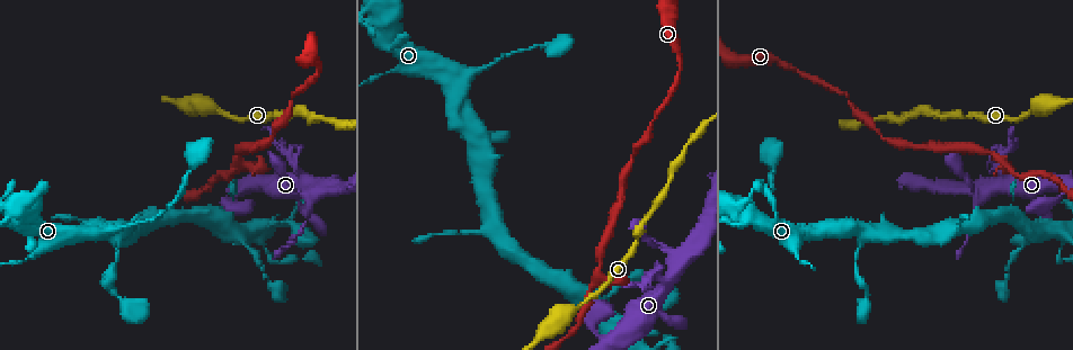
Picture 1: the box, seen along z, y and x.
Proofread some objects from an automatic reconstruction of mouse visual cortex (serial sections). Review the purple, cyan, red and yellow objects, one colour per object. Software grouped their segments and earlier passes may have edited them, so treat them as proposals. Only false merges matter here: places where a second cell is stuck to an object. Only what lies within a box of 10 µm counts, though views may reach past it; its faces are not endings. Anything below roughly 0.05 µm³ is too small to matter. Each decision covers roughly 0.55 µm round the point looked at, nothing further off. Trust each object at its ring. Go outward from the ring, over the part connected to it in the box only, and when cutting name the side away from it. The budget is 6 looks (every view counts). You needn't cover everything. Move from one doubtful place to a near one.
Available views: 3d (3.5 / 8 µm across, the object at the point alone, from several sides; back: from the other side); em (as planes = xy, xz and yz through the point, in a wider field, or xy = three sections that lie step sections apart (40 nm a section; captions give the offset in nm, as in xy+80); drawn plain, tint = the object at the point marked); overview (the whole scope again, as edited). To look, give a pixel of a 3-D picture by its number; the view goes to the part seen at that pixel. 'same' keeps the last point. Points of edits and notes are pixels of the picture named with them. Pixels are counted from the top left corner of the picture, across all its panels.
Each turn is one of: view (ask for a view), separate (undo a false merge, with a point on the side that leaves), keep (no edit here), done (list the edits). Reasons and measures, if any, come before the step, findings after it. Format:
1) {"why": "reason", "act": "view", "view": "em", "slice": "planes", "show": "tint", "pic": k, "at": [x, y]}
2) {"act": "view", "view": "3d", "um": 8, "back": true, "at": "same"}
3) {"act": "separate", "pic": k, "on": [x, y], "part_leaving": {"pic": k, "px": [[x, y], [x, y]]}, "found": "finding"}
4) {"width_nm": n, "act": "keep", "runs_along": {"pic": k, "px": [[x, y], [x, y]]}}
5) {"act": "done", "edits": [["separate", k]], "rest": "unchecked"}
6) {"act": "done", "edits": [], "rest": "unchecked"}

{"why": "arms part here", "act": "view", "view": "3d", "um": 3.5, "pic": 1, "at": [598, 275]}

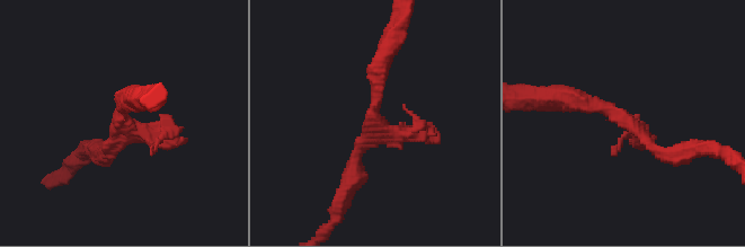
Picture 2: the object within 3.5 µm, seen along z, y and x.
{"act": "view", "view": "em", "slice": "planes", "show": "tint", "pic": 2, "at": [123, 117]}

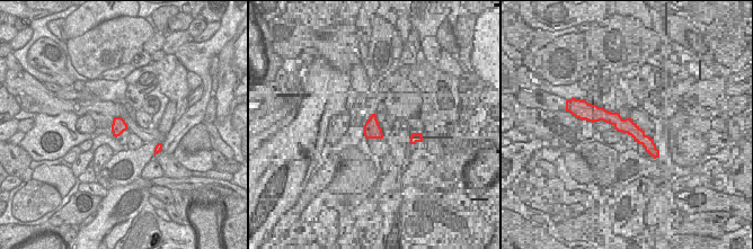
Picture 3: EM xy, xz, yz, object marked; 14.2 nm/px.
{"act": "keep", "runs_along": {"pic": 2, "px": [[558, 97], [601, 104], [662, 153], [680, 153]]}, "found": "all the same cell"}

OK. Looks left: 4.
{"why": "calibre changes", "act": "view", "view": "3d", "um": 8, "pic": 1, "at": [113, 228]}

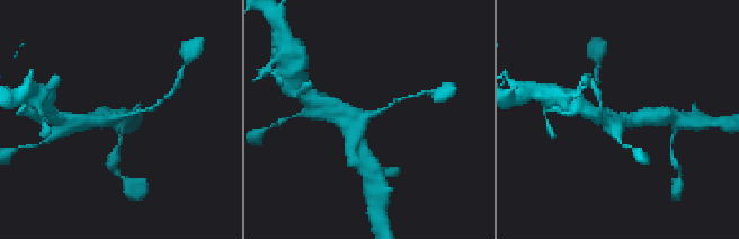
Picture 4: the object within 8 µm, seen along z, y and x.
{"arm_widths_nm": [150, 400], "why": "shape alone is not enough", "act": "view", "view": "em", "slice": "xy", "step": 5, "show": "tint", "at": "same"}

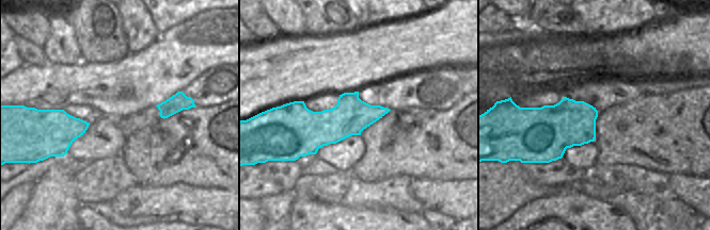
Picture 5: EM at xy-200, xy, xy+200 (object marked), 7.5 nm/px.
{"act": "keep", "runs_along": {"pic": 4, "px": [[337, 115], [367, 116], [398, 100]]}, "found": "all the same cell"}

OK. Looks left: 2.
{"act": "done", "edits": [], "rest": "unchecked"}

